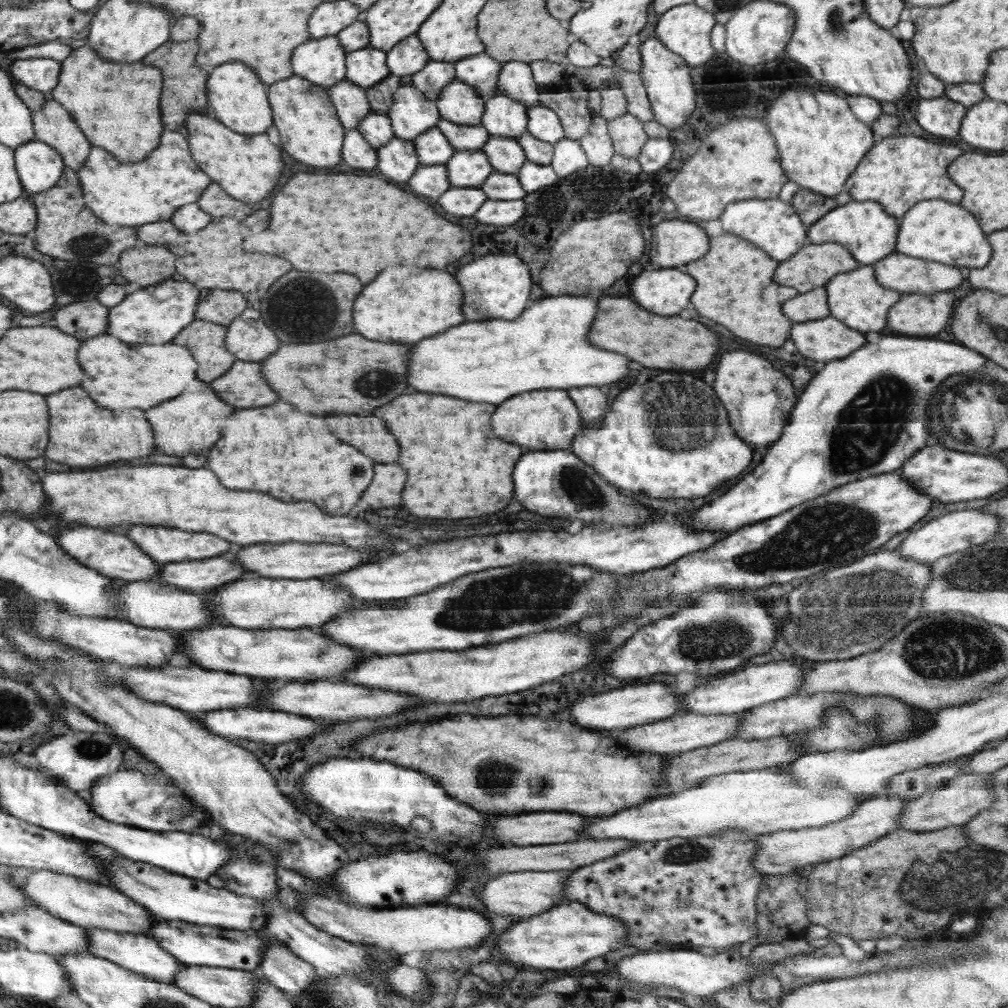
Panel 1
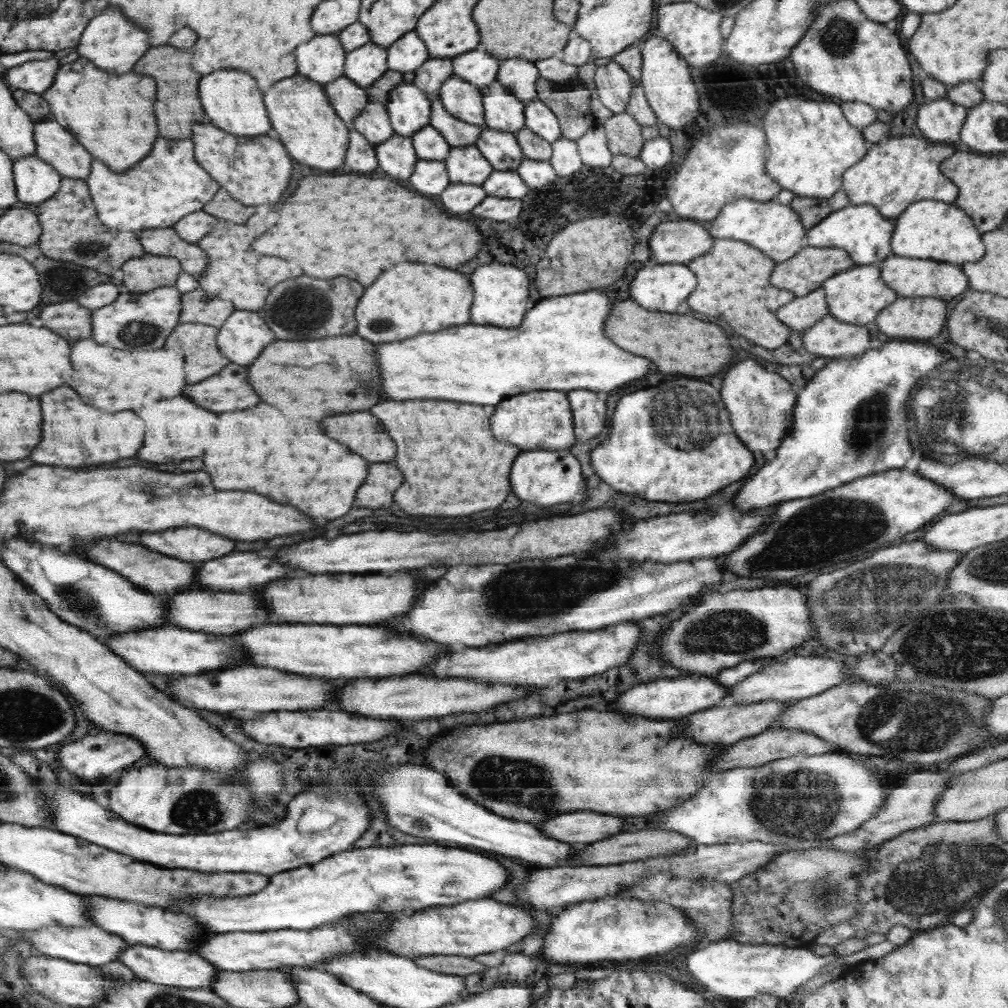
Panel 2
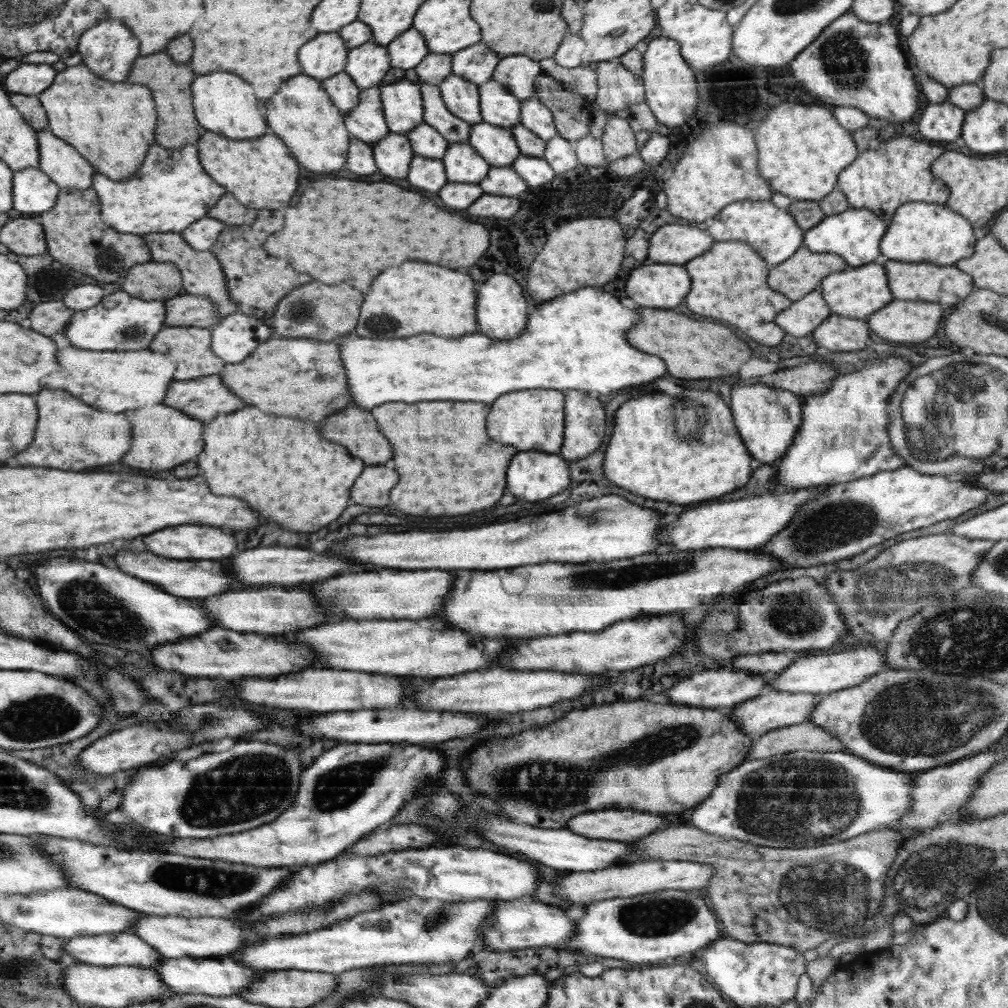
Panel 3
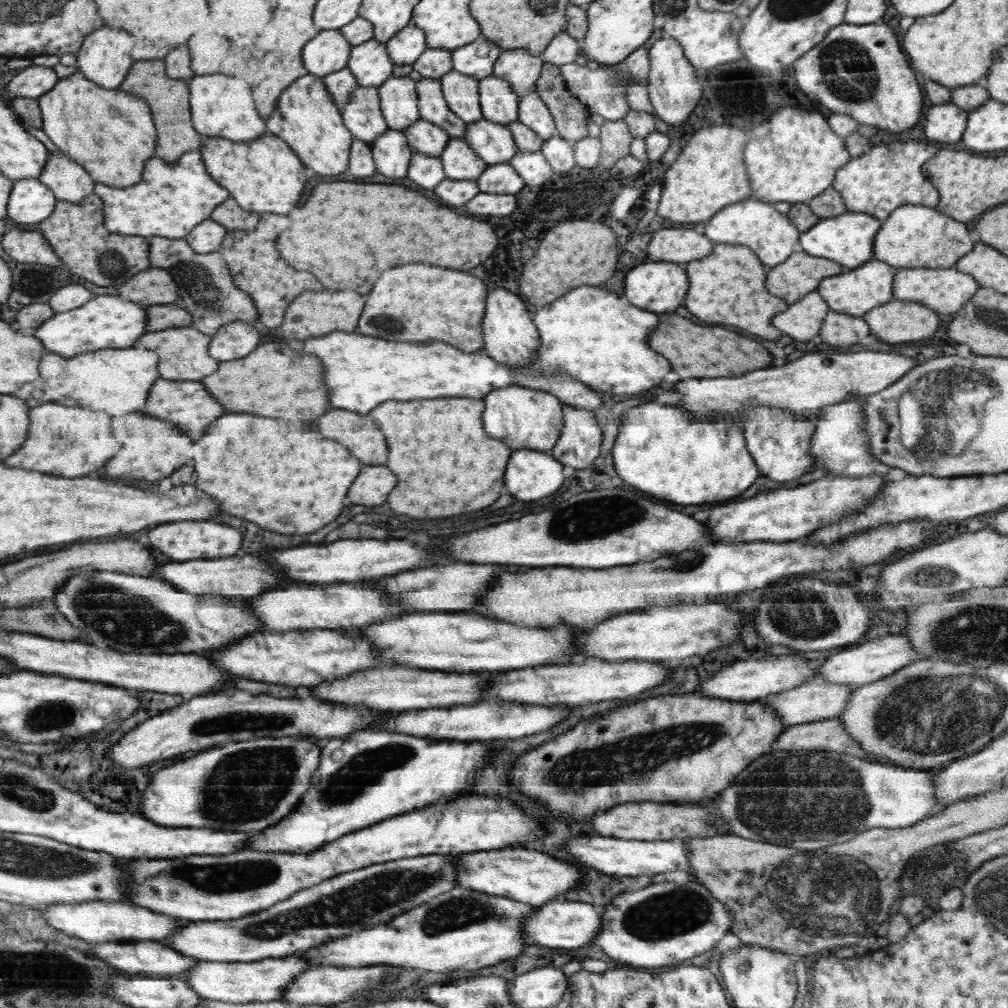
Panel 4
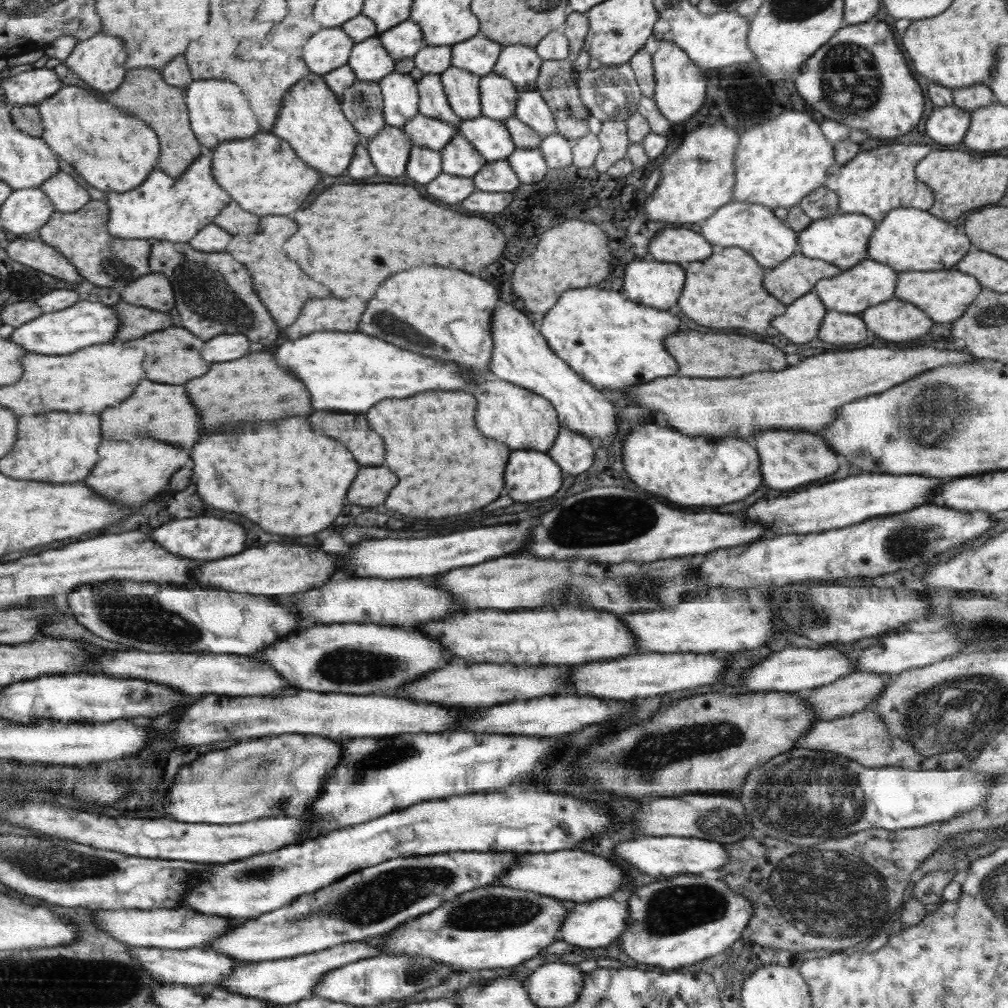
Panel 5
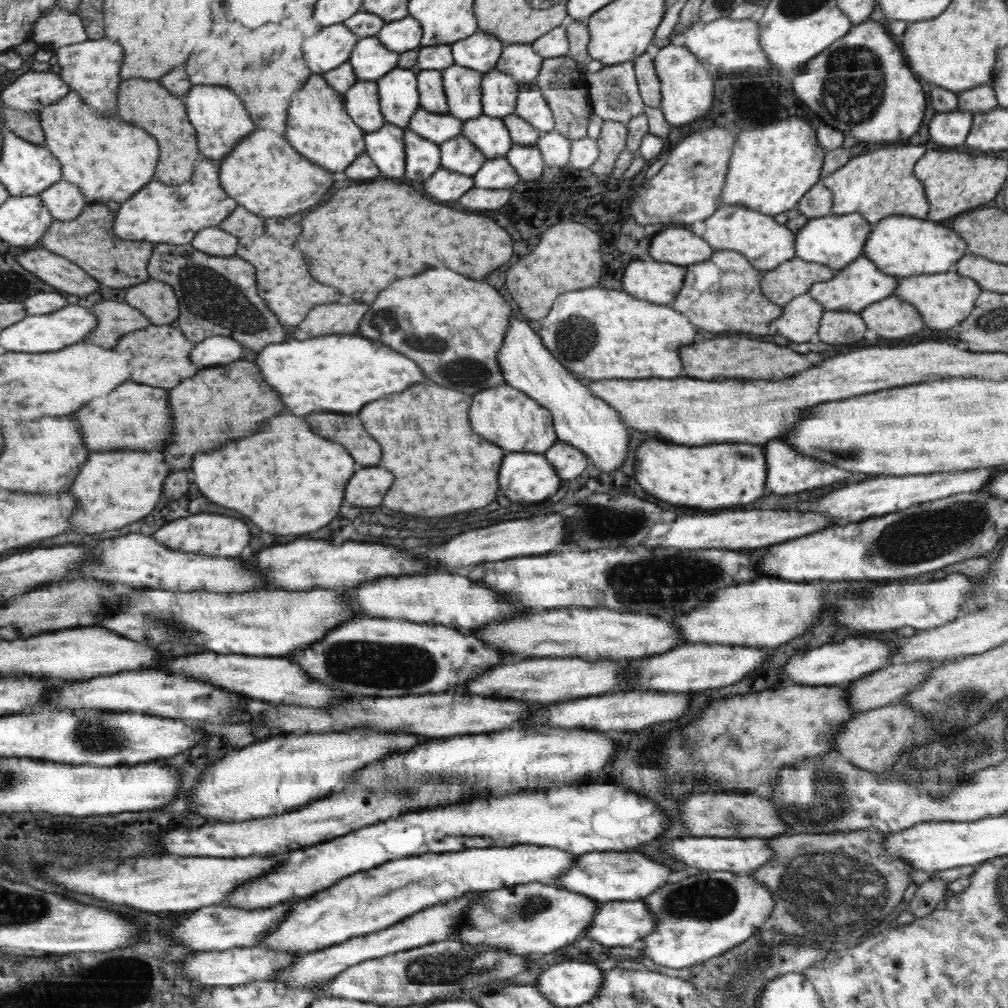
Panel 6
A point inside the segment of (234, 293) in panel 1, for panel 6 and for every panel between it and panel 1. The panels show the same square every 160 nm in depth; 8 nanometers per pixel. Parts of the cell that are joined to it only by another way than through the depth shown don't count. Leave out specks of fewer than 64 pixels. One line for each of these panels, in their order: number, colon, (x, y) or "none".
2: (200, 306)
3: (188, 310)
4: (165, 316)
5: (137, 321)
6: (118, 318)

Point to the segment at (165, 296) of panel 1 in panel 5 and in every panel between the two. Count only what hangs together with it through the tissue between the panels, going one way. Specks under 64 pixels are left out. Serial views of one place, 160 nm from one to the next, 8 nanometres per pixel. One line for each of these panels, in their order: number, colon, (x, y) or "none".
2: (134, 320)
3: (119, 321)
4: (107, 321)
5: (87, 323)

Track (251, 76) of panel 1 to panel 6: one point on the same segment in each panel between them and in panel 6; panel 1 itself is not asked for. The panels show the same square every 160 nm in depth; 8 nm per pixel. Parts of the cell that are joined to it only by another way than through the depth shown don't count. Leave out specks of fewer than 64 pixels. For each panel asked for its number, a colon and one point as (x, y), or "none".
2: (232, 100)
3: (238, 117)
4: (223, 107)
5: (219, 112)
6: (217, 113)

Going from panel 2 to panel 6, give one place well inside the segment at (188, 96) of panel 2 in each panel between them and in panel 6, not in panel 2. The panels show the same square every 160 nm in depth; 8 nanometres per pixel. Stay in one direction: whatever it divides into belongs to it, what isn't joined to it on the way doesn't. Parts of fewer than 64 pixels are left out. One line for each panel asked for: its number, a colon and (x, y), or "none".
3: (168, 80)
4: (165, 95)
5: (144, 93)
6: (144, 103)

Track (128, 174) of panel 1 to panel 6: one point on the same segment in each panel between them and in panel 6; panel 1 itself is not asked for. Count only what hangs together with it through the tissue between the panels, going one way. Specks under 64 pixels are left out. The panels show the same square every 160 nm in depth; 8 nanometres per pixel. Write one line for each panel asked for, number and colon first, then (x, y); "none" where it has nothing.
2: (168, 184)
3: (172, 189)
4: (172, 199)
5: (175, 209)
6: (158, 213)

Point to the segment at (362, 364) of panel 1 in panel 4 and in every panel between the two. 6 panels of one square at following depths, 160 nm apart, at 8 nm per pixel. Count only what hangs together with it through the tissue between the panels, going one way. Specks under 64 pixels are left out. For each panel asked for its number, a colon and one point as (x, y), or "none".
2: (284, 377)
3: (290, 376)
4: (277, 382)

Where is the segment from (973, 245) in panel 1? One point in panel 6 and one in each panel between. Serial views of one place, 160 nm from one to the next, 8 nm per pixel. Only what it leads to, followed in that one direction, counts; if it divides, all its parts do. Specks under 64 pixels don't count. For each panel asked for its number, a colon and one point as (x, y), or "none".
2: (929, 229)
3: (920, 232)
4: (915, 236)
5: (908, 238)
6: (904, 245)

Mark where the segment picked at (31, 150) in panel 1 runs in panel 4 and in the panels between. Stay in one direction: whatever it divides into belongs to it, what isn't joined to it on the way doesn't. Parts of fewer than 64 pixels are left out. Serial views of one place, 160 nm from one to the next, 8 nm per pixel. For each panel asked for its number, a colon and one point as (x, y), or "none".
2: (38, 181)
3: (35, 192)
4: (33, 202)

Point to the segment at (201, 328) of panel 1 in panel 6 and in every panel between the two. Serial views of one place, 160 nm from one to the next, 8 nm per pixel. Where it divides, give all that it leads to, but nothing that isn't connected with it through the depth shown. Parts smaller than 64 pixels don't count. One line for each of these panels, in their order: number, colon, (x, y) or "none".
2: (204, 359)
3: (192, 346)
4: (185, 356)
5: (174, 353)
6: (160, 354)

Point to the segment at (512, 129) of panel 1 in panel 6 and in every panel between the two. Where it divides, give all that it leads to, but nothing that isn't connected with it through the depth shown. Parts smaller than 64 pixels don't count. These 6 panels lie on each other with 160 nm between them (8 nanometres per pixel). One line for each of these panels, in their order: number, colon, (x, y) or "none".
2: (503, 111)
3: (500, 107)
4: (499, 102)
5: (498, 96)
6: (499, 91)

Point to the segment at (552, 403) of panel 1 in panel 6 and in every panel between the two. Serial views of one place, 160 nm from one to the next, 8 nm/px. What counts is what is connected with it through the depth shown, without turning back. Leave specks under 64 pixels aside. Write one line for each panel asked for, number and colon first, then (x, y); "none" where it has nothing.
2: (544, 419)
3: (531, 420)
4: (529, 419)
5: (525, 420)
6: (506, 415)

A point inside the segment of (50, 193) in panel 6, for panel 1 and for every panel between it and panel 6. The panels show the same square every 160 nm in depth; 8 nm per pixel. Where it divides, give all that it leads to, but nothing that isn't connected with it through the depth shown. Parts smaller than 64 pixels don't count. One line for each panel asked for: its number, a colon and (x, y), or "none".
1: (55, 124)
2: (56, 145)
3: (61, 160)
4: (67, 178)
5: (68, 195)

